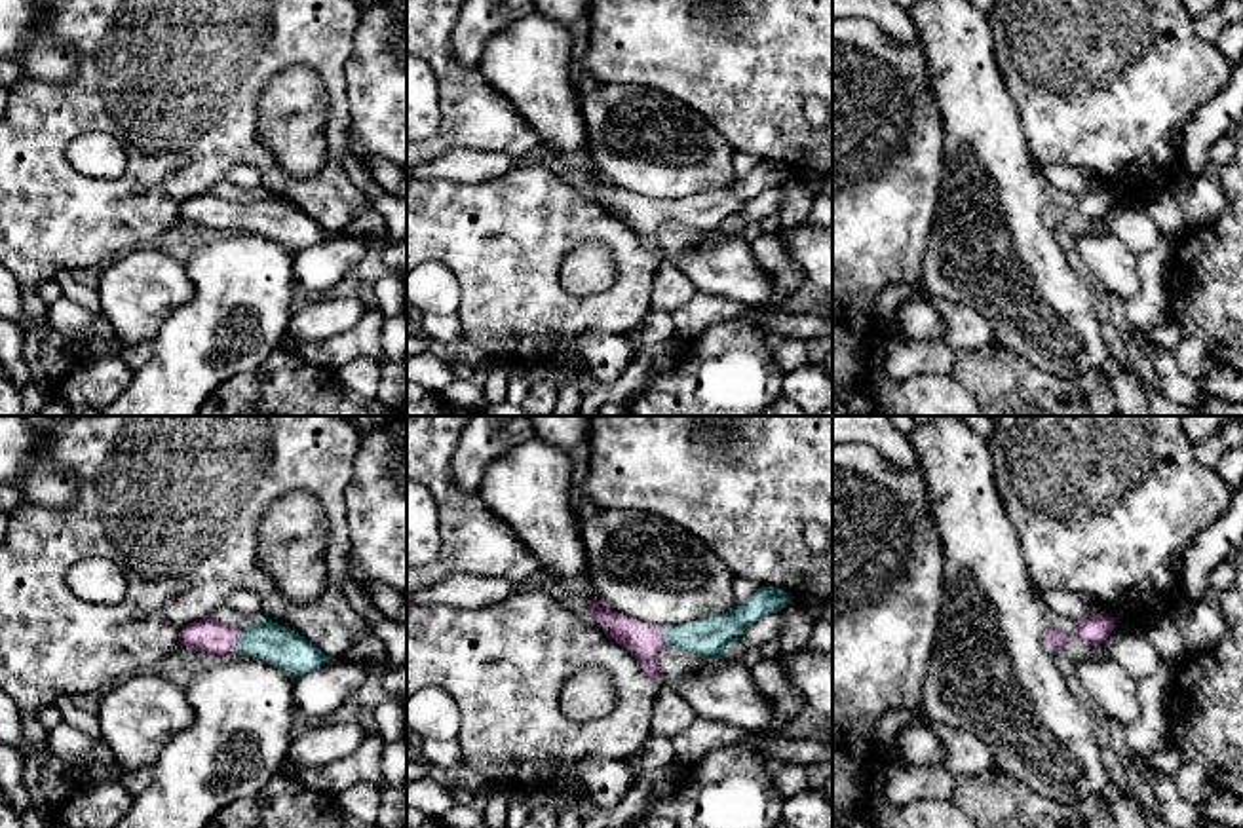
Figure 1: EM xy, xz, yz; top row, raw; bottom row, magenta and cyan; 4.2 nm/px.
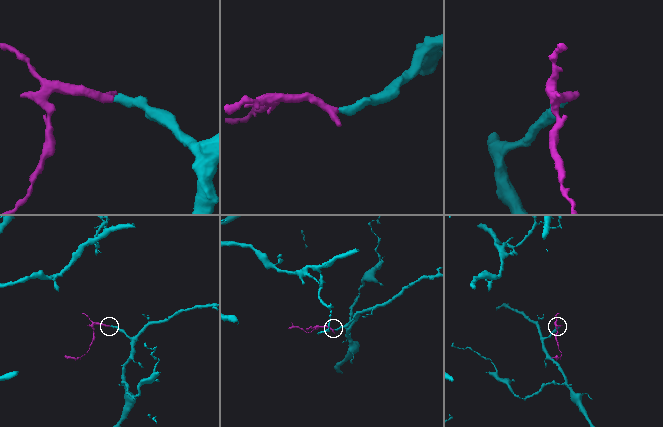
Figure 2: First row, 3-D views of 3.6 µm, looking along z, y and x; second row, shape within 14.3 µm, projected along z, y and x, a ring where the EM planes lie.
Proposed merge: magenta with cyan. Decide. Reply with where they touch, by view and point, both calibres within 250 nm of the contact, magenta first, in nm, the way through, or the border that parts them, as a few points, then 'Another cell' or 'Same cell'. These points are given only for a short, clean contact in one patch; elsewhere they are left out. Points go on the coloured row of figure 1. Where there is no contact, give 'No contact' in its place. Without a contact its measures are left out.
Touches magenta at xy (236, 642). Thickness 150 nm (magenta) against 170 nm. Path across: xy (210, 637), (236, 642), (274, 642), (287, 650). Same cell

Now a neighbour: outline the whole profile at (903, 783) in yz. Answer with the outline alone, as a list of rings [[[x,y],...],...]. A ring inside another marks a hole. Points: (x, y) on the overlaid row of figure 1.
[[[888,762],[884,796],[895,807],[903,807],[914,800],[952,800],[954,777],[943,763],[912,767]]]

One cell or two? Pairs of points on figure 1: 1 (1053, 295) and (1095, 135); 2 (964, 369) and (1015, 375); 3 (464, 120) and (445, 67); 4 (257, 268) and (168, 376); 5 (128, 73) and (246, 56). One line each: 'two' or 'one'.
1: two
2: one
3: one
4: one
5: one

